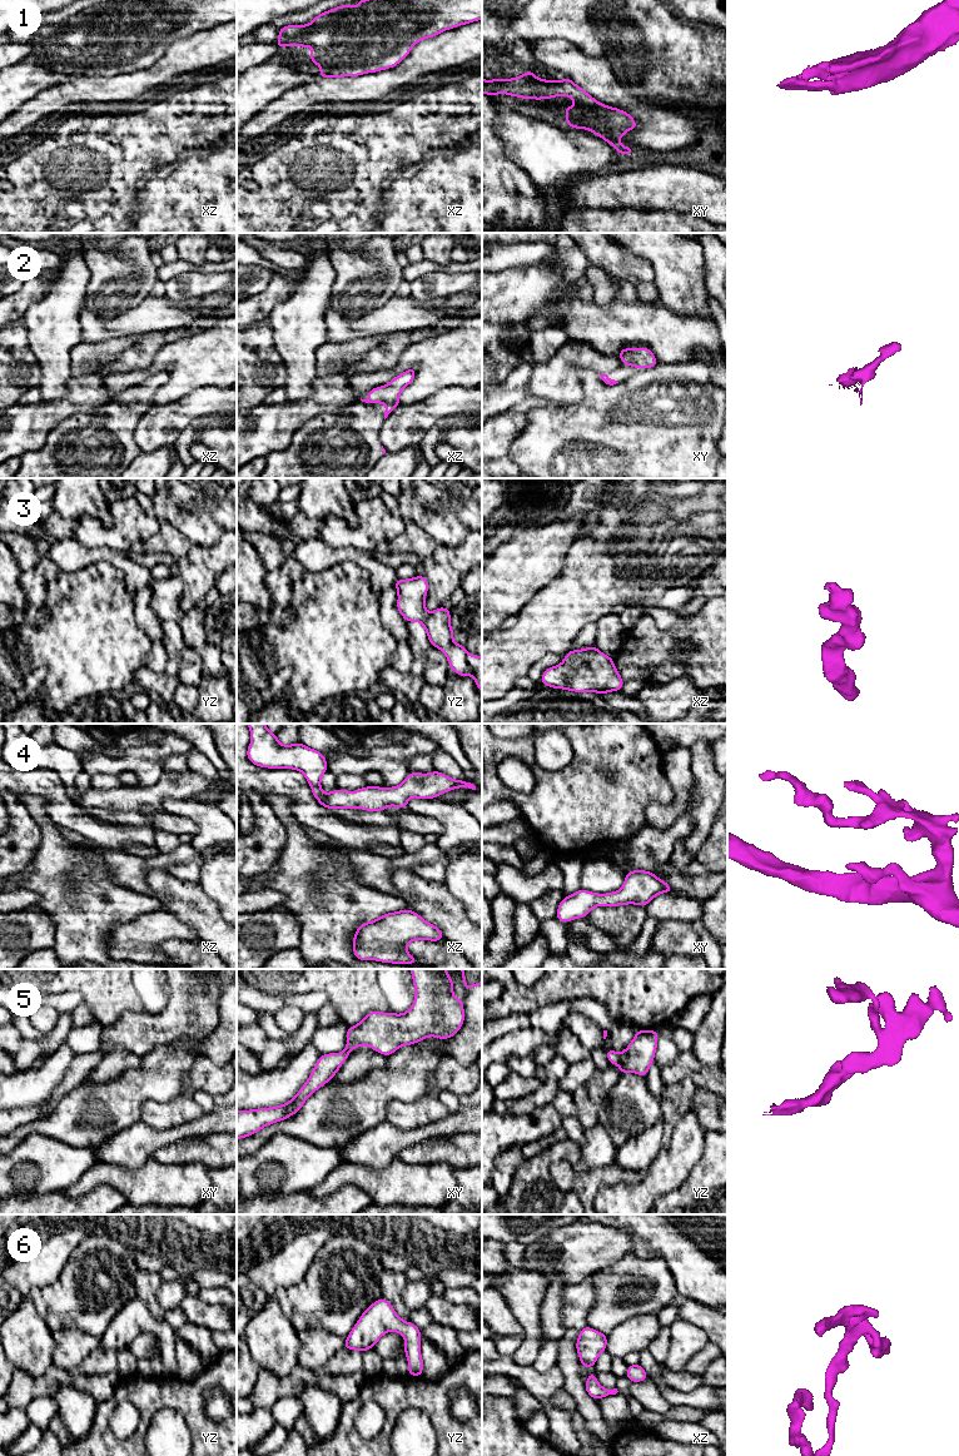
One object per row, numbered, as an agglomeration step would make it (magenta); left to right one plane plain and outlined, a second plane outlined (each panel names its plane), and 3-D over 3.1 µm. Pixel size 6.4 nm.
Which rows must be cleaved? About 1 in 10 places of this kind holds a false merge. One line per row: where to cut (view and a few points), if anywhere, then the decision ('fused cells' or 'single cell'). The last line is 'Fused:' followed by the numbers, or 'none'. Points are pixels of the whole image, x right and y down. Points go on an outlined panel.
1: cut none; single cell
2: cut none; single cell
3: cut none; single cell
4: cut none; single cell
5: cut none; single cell
6: cut none; single cell
Fused: none

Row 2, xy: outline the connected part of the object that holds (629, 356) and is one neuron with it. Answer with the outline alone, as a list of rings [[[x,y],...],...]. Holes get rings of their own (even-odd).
[[[623,348],[618,356],[623,366],[638,368],[654,368],[659,362],[654,353],[647,348]]]

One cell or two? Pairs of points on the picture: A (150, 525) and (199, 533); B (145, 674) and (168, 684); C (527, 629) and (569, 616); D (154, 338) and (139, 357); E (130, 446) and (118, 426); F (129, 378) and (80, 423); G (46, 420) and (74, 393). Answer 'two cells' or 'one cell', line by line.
A: two cells
B: one cell
C: one cell
D: one cell
E: one cell
F: two cells
G: one cell

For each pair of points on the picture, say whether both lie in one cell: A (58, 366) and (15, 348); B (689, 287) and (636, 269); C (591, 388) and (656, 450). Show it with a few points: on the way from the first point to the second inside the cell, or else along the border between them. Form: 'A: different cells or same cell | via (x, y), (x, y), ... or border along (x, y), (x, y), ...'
A: different cells | border along (26, 327), (28, 346), (39, 366), (39, 384)
B: different cells | border along (635, 256), (650, 263), (656, 279)
C: same cell | via (596, 413), (599, 431), (617, 433), (631, 443)

